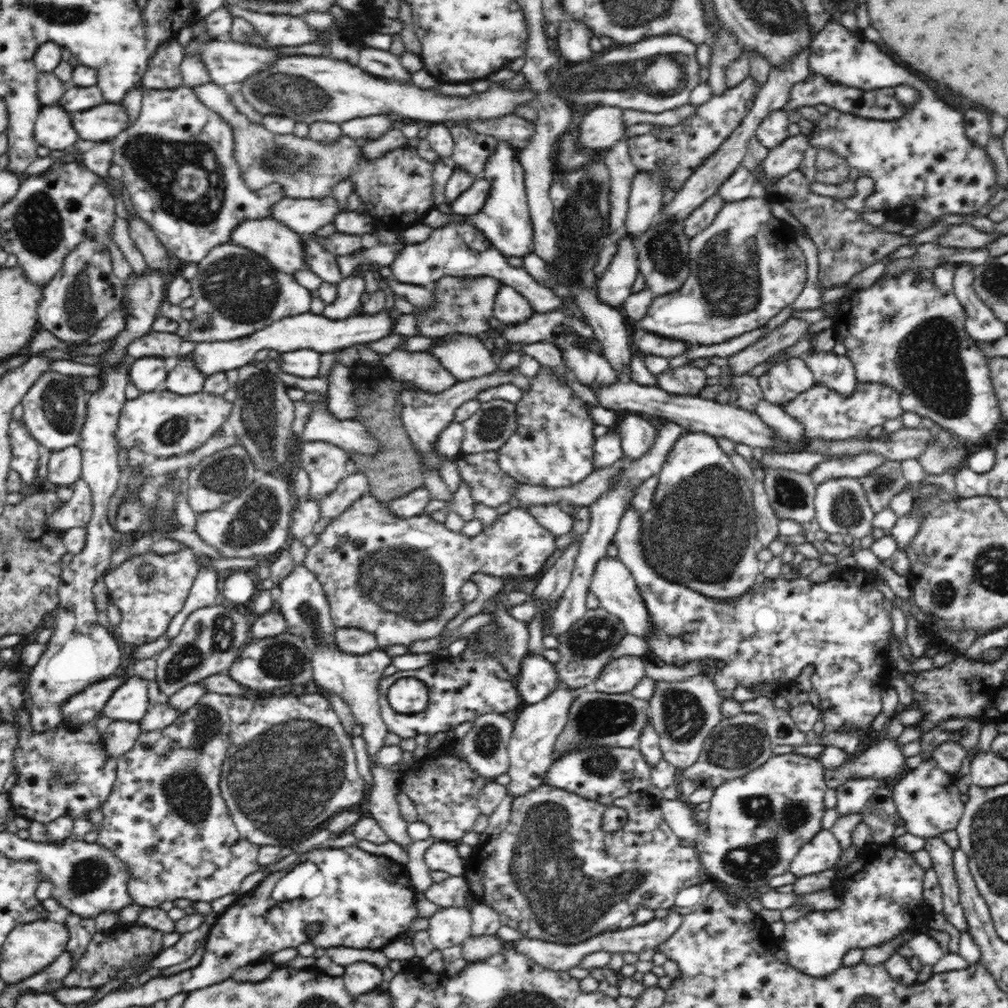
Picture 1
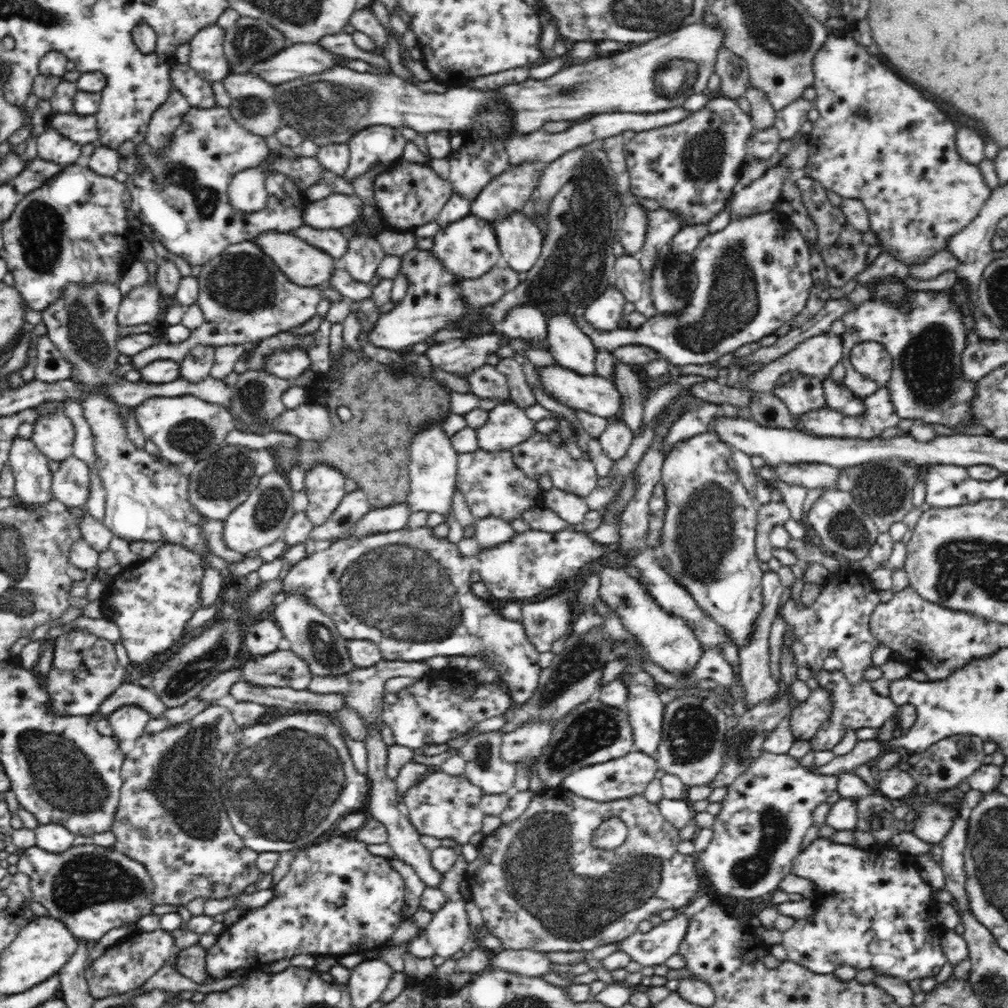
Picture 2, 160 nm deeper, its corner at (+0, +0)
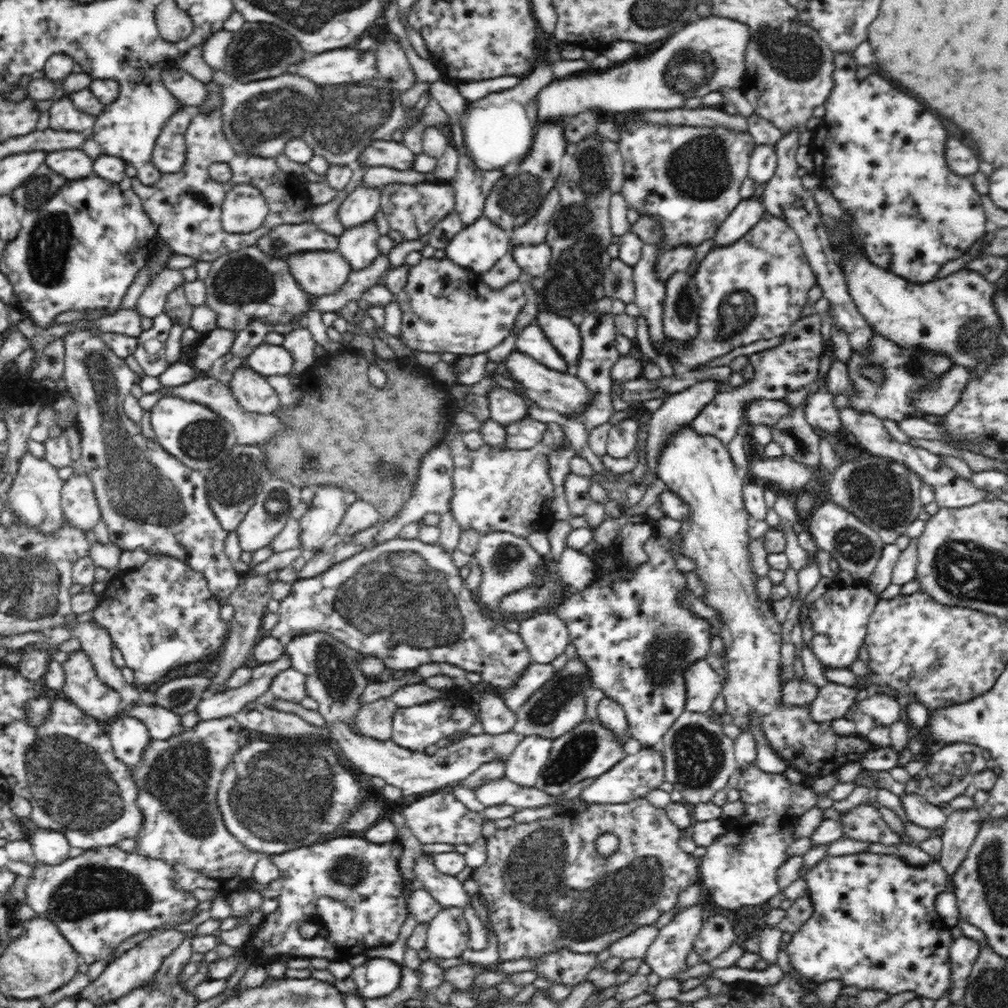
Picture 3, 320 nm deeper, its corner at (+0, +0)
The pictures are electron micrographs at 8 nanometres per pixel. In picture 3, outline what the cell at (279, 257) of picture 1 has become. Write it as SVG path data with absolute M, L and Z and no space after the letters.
M337 250L295 251L284 255L283 260L298 286L310 296L334 294L353 271Z

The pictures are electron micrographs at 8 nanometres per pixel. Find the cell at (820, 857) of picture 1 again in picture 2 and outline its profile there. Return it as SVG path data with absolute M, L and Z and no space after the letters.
M817 838L814 839L803 852L798 854L797 858L793 861L791 872L795 875L807 878L815 884L815 899L816 906L815 911L804 918L795 919L794 926L791 926L782 932L781 944L784 946L787 952L788 961L795 962L800 966L805 966L808 970L815 972L816 974L830 974L833 973L840 964L847 964L857 970L864 970L864 968L873 968L876 975L887 974L894 978L899 978L904 982L912 982L912 980L924 980L924 978L930 978L930 976L936 977L938 972L942 970L942 966L946 964L947 956L942 950L940 936L944 934L946 929L941 924L934 921L936 915L936 909L938 902L932 896L933 888L926 882L919 870L916 870L914 866L906 864L902 854L894 850L884 850L884 848L870 848L870 850L862 850L860 848L852 848L852 845L836 844L829 838Z

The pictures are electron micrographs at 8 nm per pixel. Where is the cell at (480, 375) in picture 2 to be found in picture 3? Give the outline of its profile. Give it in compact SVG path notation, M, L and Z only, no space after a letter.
M496 382L487 391L486 398L491 419L503 427L527 417L525 399L520 394L508 391Z

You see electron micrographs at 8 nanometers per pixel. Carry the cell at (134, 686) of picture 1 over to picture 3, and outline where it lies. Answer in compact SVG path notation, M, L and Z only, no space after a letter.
M128 716L118 718L112 724L108 735L115 757L125 762L131 771L134 770L134 766L138 766L142 754L144 754L144 748L152 739L146 724L142 723L140 719Z

